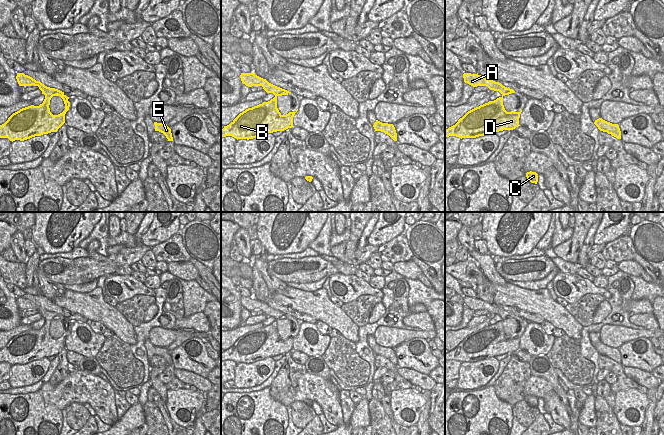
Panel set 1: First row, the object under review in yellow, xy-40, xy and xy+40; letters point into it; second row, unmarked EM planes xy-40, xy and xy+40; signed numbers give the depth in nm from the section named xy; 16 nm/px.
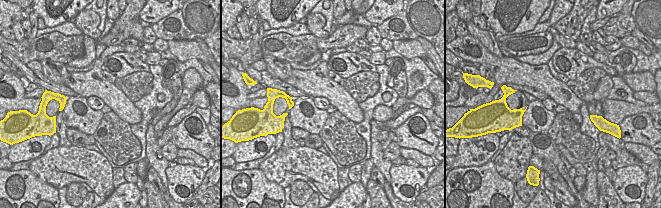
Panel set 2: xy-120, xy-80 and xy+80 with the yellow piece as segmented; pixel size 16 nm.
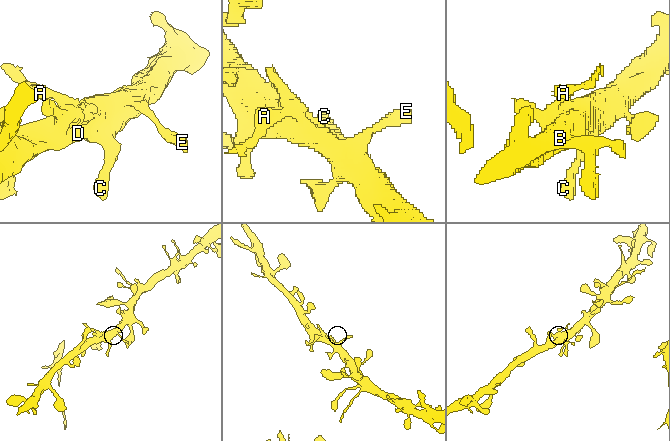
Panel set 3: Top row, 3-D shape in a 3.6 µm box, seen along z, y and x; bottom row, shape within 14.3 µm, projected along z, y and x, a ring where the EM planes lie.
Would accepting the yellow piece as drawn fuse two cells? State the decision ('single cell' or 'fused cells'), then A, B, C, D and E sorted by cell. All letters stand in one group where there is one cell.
single cell | A B C D E

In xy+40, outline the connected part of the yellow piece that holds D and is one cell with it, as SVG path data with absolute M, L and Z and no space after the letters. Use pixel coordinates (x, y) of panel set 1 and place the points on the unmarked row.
M464 297L463 302L465 307L473 311L487 310L490 314L499 315L502 320L468 335L455 349L445 354L445 361L476 362L503 354L513 354L519 350L522 334L507 336L503 329L503 321L515 317L513 313L478 297Z

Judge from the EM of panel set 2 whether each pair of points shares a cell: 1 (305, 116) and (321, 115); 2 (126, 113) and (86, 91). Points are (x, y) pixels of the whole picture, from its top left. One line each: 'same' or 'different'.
1: same
2: same

